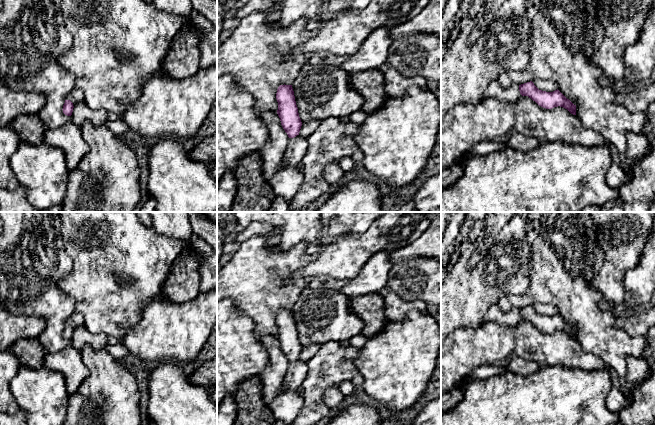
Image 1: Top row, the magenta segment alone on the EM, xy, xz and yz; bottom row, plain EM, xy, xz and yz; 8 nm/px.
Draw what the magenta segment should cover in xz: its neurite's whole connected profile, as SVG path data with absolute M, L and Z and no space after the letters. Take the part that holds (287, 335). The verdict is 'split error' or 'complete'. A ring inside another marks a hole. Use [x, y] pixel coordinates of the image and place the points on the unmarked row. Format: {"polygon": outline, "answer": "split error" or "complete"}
{"polygon": "M280 309L277 313L277 338L289 361L283 390L268 404L275 421L290 425L302 407L302 398L297 392L305 380L308 365L299 360L302 350L292 309Z", "answer": "split error"}

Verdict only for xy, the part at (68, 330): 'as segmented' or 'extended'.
extended

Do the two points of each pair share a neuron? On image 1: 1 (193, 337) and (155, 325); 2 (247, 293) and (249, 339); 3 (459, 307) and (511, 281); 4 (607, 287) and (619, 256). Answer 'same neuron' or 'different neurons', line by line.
1: same neuron
2: different neurons
3: same neuron
4: same neuron

